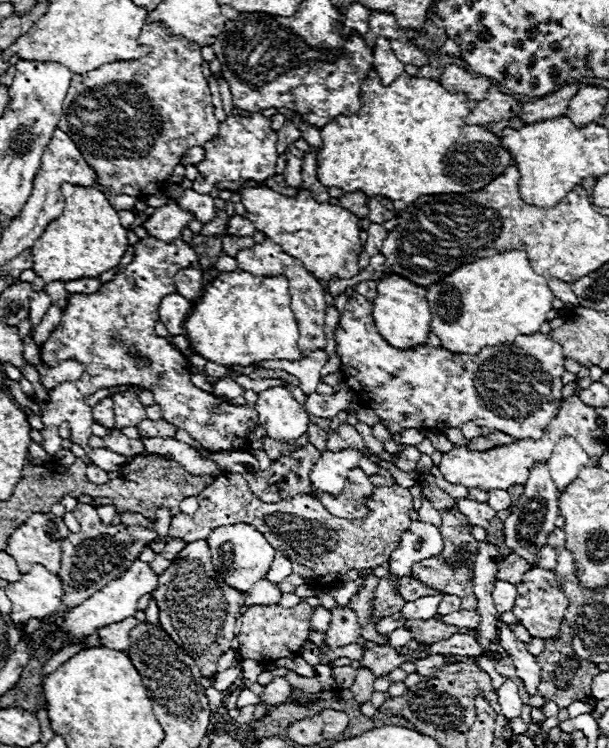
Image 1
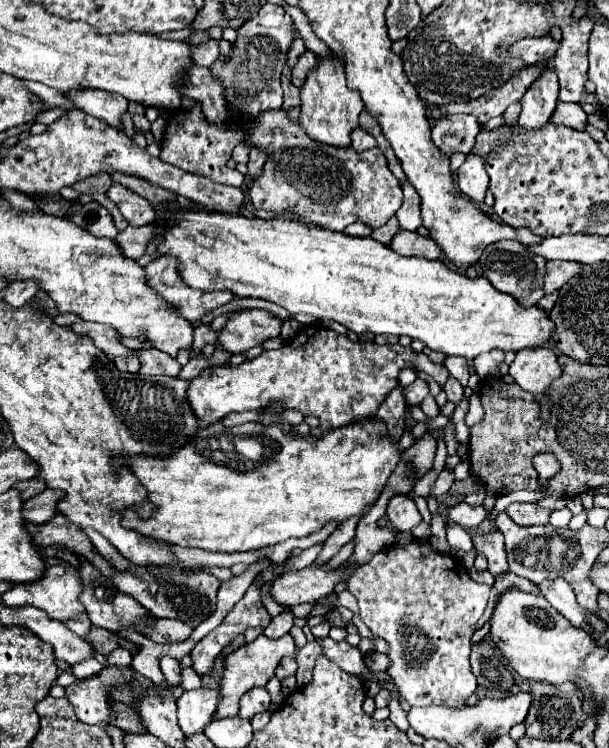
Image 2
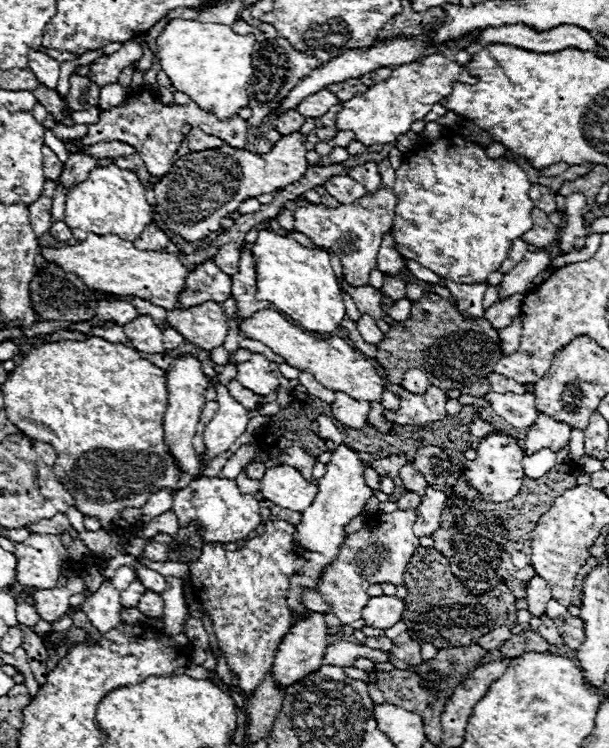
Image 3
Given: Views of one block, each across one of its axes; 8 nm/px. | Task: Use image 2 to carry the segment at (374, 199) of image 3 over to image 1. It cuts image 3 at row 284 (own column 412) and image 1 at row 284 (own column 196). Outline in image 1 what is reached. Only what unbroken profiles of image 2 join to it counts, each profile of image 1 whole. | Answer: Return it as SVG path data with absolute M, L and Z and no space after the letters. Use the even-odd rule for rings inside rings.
M386 272L378 280L376 298L372 300L374 306L374 322L378 332L384 336L384 340L396 348L414 348L418 344L424 344L430 332L430 320L432 312L426 300L426 288L398 276Z

